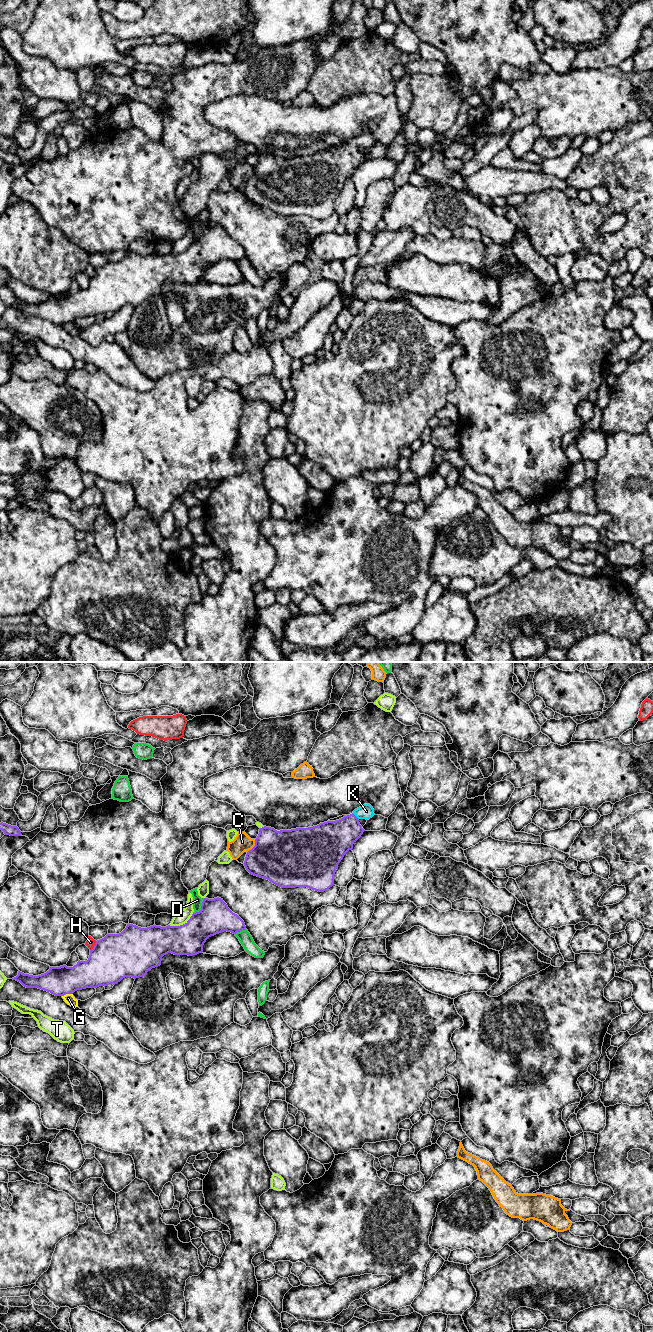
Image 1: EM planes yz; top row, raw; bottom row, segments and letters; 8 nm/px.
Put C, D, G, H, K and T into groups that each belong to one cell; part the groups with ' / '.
C / D / G / H / K / T

